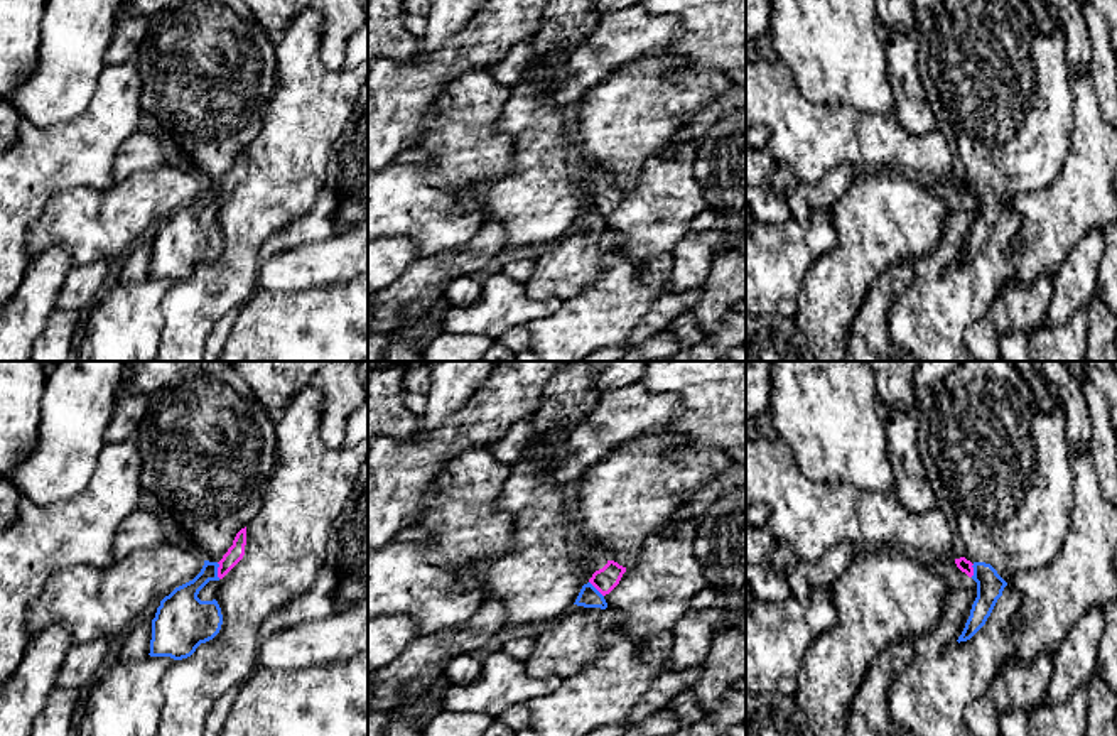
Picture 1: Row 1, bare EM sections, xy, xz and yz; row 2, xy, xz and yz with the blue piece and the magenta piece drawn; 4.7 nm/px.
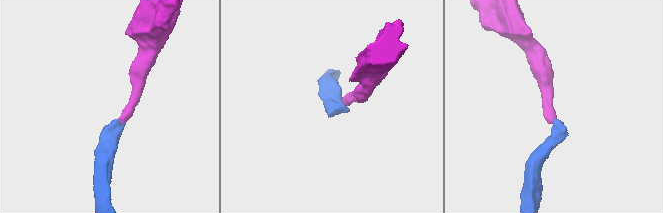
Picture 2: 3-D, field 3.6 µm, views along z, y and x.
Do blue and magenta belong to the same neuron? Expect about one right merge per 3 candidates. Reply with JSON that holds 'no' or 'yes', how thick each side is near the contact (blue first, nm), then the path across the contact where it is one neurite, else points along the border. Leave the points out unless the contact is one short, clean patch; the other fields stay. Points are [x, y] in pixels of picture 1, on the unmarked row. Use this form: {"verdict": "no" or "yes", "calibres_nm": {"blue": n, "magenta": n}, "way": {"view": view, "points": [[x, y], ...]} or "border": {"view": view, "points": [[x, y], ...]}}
{"verdict": "no", "calibres_nm": {"blue": 200, "magenta": 80}, "border": {"view": "xy", "points": [[216, 184], [220, 200]]}}

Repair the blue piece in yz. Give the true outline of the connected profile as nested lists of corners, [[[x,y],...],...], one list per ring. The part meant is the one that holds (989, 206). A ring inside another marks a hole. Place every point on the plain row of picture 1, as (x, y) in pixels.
[[[948,0],[945,10],[933,14],[928,73],[948,111],[965,181],[974,186],[972,201],[977,204],[977,219],[958,265],[970,262],[985,246],[1014,196],[1038,192],[1060,176],[1068,152],[1073,96],[1066,69],[1066,35],[1056,8],[1048,0],[1044,3],[1056,24],[1050,34],[1038,29],[1026,0]]]

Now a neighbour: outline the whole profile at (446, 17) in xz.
[[[430,0],[427,19],[427,32],[418,39],[417,57],[439,49],[452,35],[456,35],[474,14],[483,7],[484,0]]]

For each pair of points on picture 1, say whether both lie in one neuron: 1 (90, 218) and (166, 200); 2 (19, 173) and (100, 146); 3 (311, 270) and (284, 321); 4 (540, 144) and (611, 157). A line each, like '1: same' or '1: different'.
1: same
2: same
3: different
4: different

